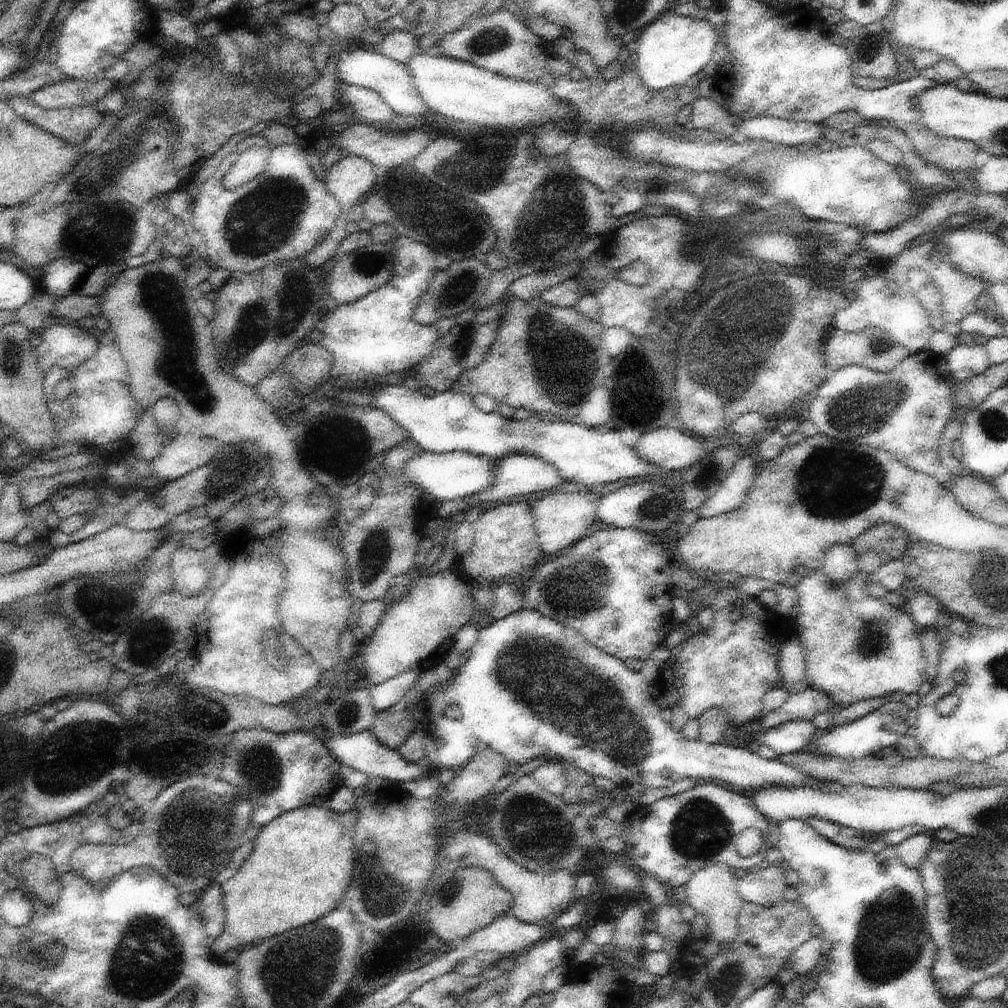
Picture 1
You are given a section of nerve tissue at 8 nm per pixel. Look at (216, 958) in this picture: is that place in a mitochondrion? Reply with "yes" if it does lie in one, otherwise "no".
no

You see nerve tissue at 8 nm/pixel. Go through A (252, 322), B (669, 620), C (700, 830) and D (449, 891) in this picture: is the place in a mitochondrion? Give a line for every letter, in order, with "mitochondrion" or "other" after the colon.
A: mitochondrion
B: other
C: mitochondrion
D: mitochondrion

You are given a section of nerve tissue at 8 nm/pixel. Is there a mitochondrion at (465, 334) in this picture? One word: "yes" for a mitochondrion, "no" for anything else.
no

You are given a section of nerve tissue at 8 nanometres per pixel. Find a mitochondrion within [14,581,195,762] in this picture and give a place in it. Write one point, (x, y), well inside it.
(137, 660)

